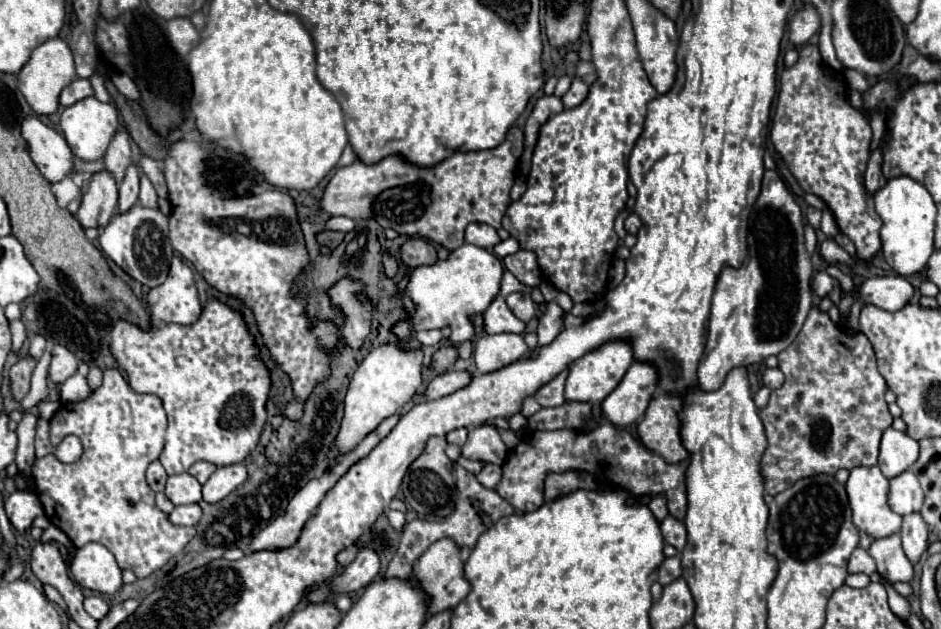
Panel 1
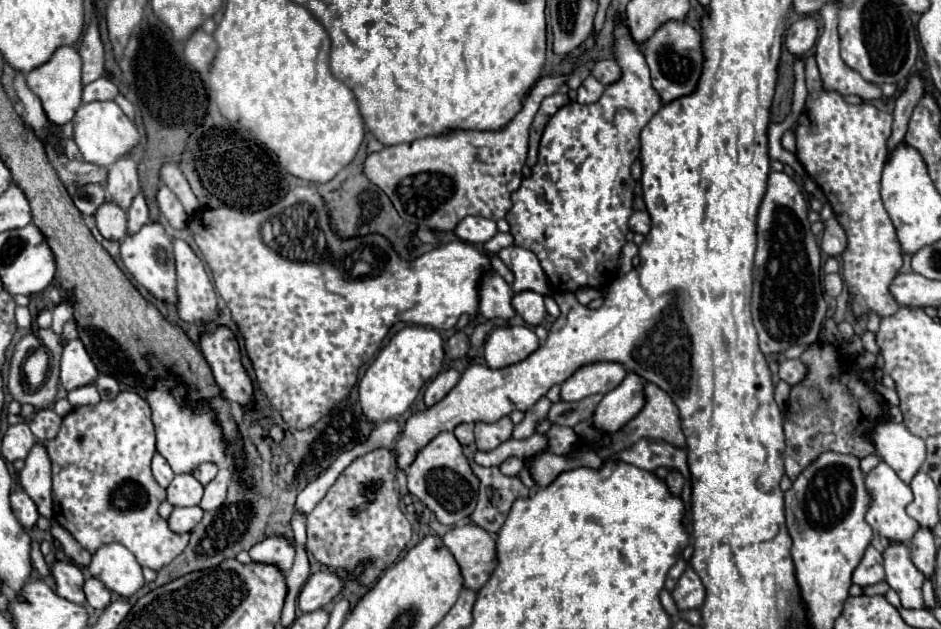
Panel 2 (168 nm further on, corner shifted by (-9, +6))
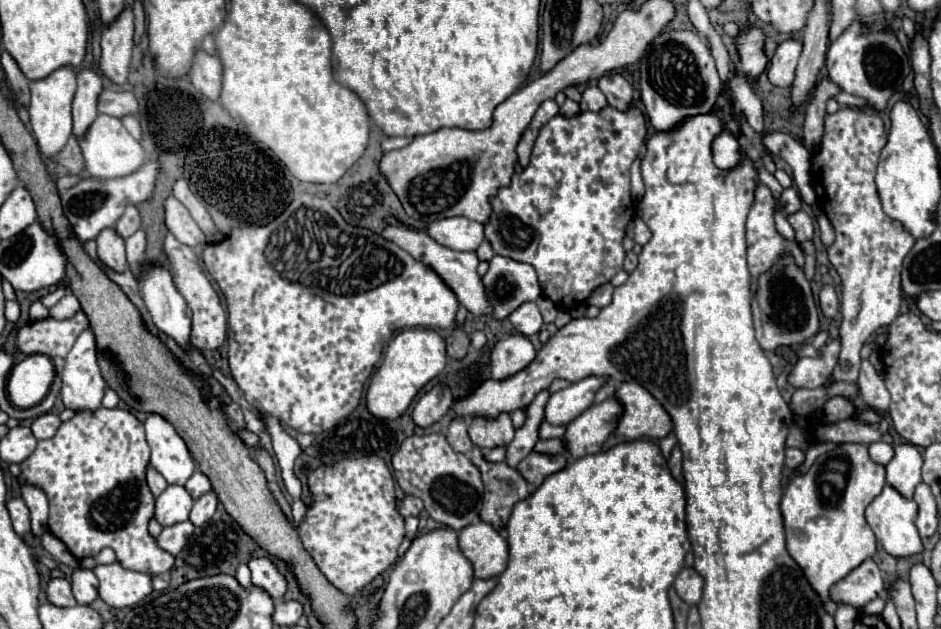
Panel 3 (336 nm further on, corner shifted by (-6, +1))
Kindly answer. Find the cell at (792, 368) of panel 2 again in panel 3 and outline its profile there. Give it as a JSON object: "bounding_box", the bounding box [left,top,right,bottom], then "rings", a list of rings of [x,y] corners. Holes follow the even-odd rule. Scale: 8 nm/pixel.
{"bounding_box":[789,338,841,388],"rings":[[[835,338],[829,344],[825,344],[825,348],[817,358],[801,358],[795,364],[793,372],[789,374],[789,384],[793,384],[795,388],[819,388],[827,384],[837,364],[839,350],[841,344]]]}

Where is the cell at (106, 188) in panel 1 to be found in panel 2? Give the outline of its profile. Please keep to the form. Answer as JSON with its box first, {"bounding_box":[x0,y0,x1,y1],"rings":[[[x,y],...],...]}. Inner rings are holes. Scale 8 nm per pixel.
{"bounding_box":[94,199,126,241],"rings":[[[112,199],[104,201],[96,209],[94,219],[96,219],[96,227],[100,229],[102,237],[114,239],[114,241],[124,239],[124,235],[126,235],[126,211],[120,205],[116,205]]]}

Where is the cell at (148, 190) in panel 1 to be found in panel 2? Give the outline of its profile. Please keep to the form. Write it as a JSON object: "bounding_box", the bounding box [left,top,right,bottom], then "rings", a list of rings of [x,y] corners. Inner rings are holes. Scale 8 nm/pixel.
{"bounding_box":[156,185,188,229],"rings":[[[160,185],[158,193],[156,193],[156,203],[158,203],[162,215],[168,219],[168,223],[174,229],[184,229],[186,227],[188,215],[184,213],[184,207],[180,205],[178,197],[166,185]]]}

